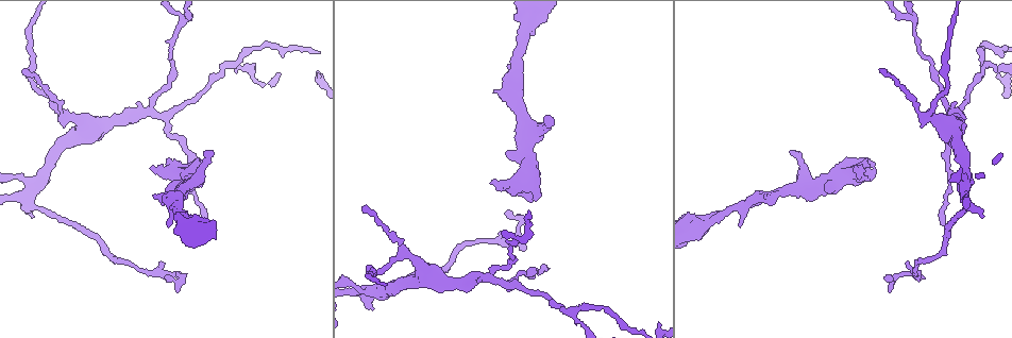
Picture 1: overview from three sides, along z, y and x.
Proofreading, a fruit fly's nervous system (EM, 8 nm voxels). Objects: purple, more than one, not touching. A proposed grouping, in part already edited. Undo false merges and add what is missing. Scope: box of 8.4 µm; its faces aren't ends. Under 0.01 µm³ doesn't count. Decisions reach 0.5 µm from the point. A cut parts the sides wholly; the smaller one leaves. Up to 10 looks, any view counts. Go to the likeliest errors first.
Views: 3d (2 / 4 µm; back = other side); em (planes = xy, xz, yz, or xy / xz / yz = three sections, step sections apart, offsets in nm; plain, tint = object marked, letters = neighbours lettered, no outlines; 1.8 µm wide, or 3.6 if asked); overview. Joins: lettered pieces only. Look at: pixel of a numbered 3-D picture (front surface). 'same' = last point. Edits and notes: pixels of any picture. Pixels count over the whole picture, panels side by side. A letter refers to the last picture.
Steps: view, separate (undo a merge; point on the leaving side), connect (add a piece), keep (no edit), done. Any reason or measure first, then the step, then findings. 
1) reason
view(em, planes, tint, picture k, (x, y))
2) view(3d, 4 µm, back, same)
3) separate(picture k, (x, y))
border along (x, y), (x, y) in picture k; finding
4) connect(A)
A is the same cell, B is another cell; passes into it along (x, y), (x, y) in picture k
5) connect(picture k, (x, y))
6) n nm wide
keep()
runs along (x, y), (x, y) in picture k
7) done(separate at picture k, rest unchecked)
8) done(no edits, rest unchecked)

view(3d, 4 µm, picture 1, (148, 111))

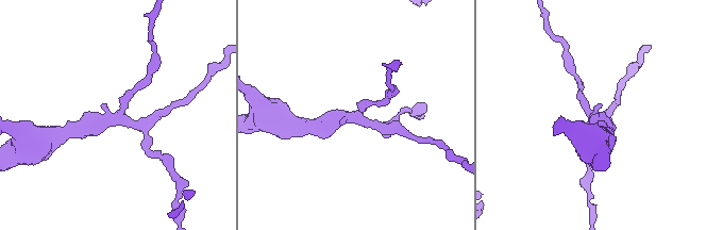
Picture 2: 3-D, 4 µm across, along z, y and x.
need the tissue
view(em, planes, letters, picture 2, (595, 119))

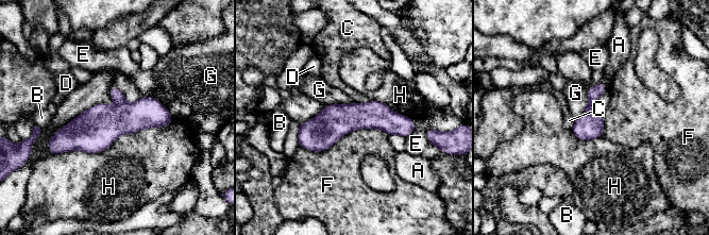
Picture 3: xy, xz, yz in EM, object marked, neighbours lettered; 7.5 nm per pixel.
keep()
A, B, C, D, E, F, G and H are other cells; runs along (169, 118), (121, 118), (56, 140) in picture 3; continuous, no second neuron

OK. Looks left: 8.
branch stops here
view(3d, 4 µm, picture 1, (790, 153))

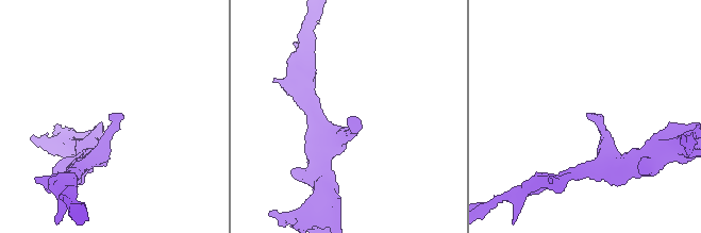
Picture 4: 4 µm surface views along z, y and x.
now the EM
view(em, planes, tint, picture 4, (588, 115))

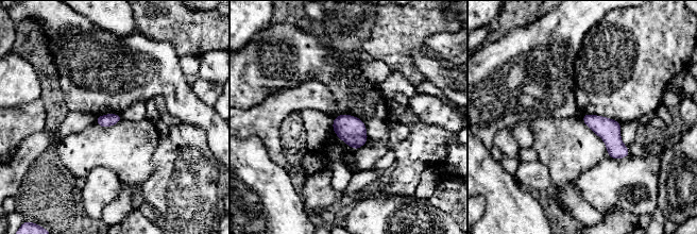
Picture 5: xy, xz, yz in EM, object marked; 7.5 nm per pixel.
view(em, planes, letters, same)

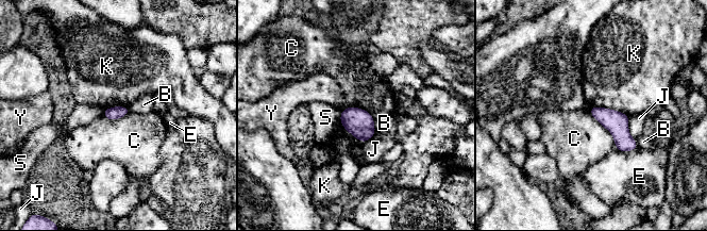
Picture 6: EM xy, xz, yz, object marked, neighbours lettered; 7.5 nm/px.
C touches over 360 nm
keep()
B, C, E, J, K, S and Y are other cells; border along (588, 109), (611, 134), (616, 148) in picture 6; no lettered piece goes on from it

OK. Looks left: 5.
free end
view(em, planes, tint, picture 1, (763, 197))

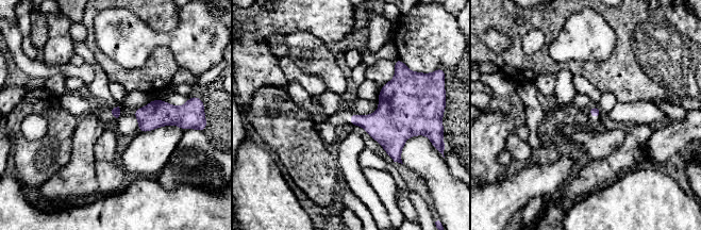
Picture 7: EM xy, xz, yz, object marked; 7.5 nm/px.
see the neighbours
view(em, planes, letters, same)

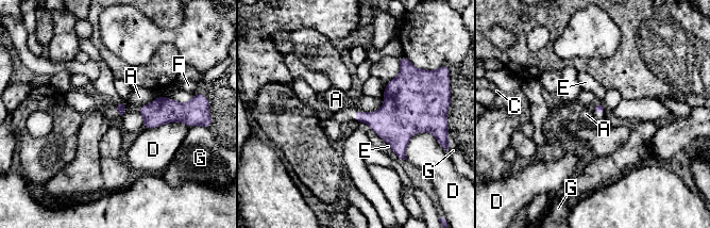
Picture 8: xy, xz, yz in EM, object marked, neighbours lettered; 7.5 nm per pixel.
keep()
A, C, D, E, F and G are other cells; border along (384, 98), (375, 111), (356, 110) in picture 8; none of them fits

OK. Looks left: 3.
free end
view(em, xy, step 16, letters, picture 1, (889, 275))

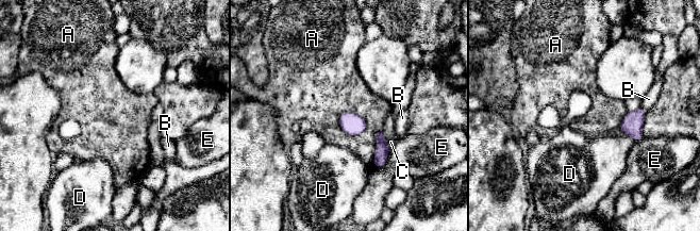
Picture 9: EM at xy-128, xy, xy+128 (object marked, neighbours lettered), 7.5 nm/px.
another direction
view(em, planes, letters, same)

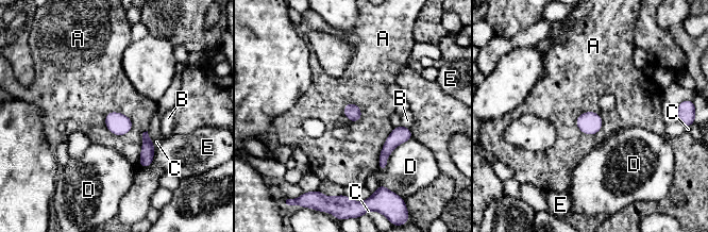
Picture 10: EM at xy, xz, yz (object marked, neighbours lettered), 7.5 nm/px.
keep()
A, B, C, D and E are other cells; border along (104, 116), (120, 112), (133, 126) in picture 10; no lettered piece goes on from it

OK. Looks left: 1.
done(no edits, rest unchecked)

